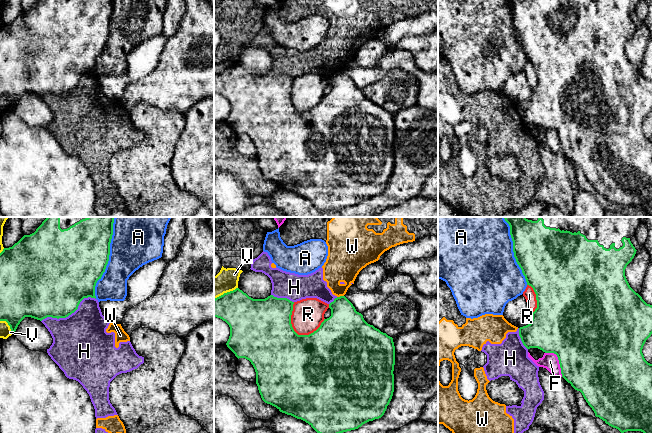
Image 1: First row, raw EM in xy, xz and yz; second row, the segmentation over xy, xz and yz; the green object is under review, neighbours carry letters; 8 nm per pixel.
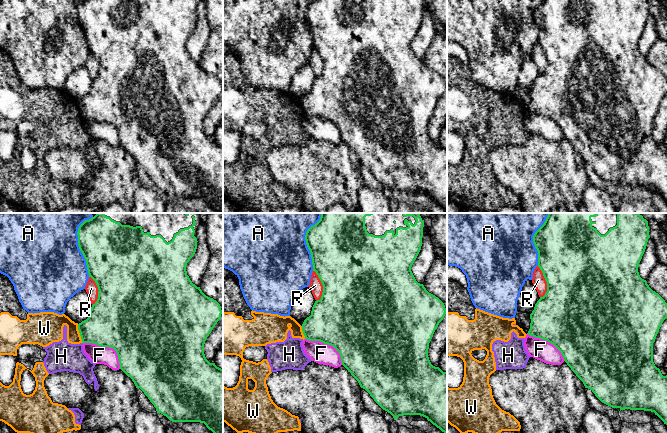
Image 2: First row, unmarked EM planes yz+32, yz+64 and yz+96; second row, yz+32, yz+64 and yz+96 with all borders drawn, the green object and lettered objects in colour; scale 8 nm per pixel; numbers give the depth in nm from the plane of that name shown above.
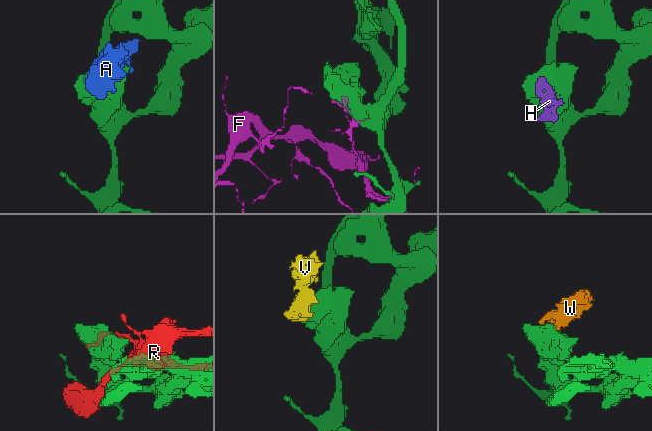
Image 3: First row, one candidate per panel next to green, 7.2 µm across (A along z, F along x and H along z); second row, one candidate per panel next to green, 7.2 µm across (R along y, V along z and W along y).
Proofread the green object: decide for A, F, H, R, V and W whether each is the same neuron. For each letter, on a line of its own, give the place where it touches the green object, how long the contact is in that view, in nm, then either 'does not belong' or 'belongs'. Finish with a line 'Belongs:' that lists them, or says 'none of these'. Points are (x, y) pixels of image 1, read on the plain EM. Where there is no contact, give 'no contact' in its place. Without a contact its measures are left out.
A: contact xy (108, 36); length 600 nm; does not belong
F: contact yz (558, 135); length 240 nm; does not belong
H: contact xy (69, 90); length 480 nm; does not belong
R: contact xz (292, 103); length 300 nm; does not belong
V: contact xy (8, 100); length 150 nm; does not belong
W: contact xz (340, 72); length 60 nm; does not belong
Belongs: none of these

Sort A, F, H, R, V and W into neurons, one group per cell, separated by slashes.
A V / F / H W / R

